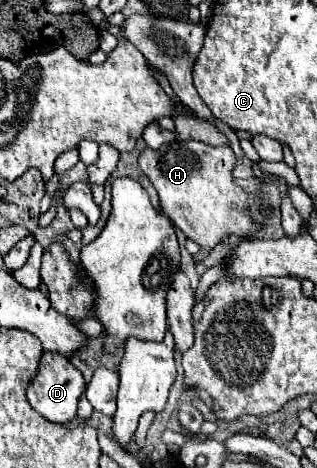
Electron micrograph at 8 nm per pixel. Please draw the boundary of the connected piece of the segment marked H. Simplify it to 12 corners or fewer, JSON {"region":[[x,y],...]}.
{"region":[[175,140],[139,168],[201,248],[255,236],[231,148]]}

